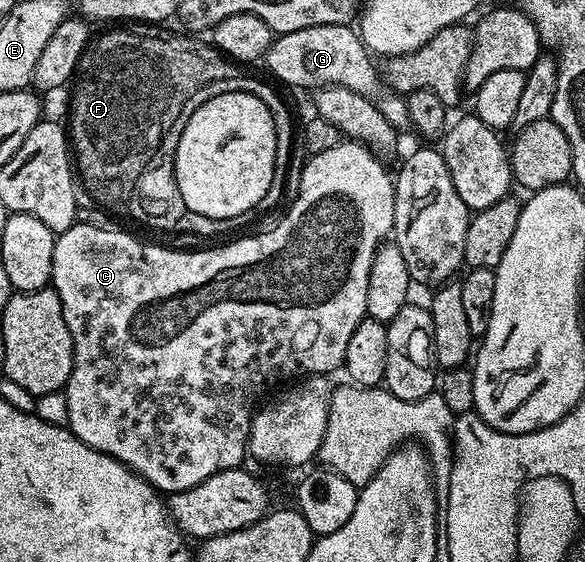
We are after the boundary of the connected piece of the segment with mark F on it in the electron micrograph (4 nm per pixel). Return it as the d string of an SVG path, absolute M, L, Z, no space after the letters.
M143 21L131 25L116 25L104 29L100 36L92 37L77 63L74 82L71 84L72 104L68 107L66 134L74 152L74 167L79 182L84 183L96 207L108 211L120 211L133 202L136 182L142 177L145 163L116 163L116 155L140 155L157 142L167 127L180 122L177 112L188 95L199 96L203 87L232 79L238 70L211 42L191 39L176 31L167 31L167 26Z

